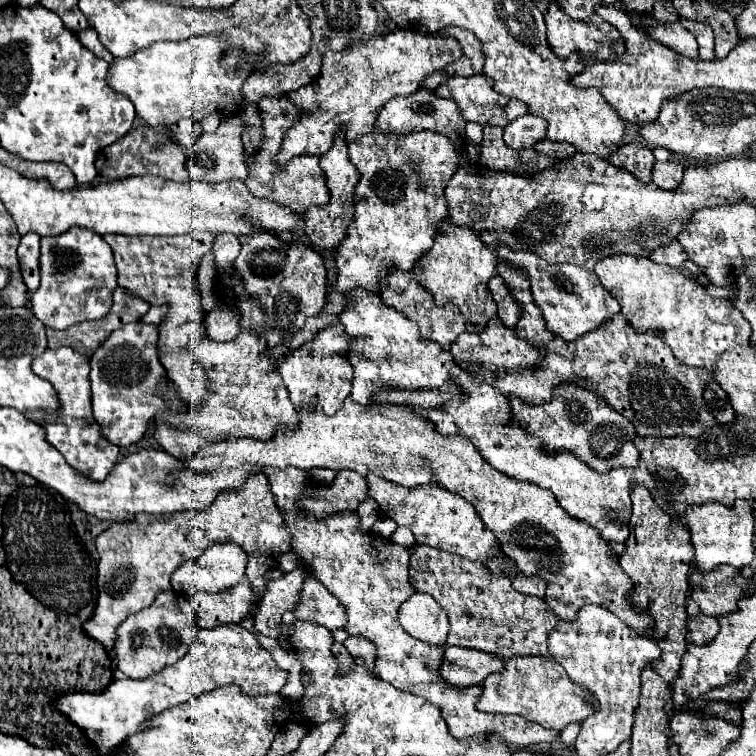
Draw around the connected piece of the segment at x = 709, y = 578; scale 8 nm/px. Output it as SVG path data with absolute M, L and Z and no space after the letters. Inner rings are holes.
M725 566L725 568L715 568L713 572L697 572L697 568L691 568L693 574L689 576L691 584L693 584L693 600L699 604L701 612L705 616L723 616L729 612L737 610L737 600L741 600L743 596L747 596L747 580L739 574L737 568L733 566Z

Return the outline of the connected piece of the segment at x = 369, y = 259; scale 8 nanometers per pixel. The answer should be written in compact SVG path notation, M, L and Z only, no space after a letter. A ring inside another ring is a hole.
M373 130L349 144L349 158L361 172L361 180L355 186L353 224L335 250L337 278L327 294L327 304L321 310L321 316L309 318L301 332L285 342L289 350L305 346L317 332L329 324L337 324L339 314L351 302L347 292L367 288L369 292L379 294L387 284L389 272L411 272L415 260L433 246L435 232L441 220L447 218L445 184L451 180L459 164L459 152L449 138L437 136L435 132L381 136L381 132Z

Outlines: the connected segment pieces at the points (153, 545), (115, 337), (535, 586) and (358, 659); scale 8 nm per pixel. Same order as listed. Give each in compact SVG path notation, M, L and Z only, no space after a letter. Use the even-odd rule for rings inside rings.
M257 474L251 476L237 492L221 492L221 496L217 496L217 500L205 510L205 512L179 512L173 516L135 516L135 520L131 522L115 522L111 524L103 534L97 536L95 544L97 544L97 552L101 556L99 560L99 576L97 576L97 608L93 610L93 616L89 620L83 622L83 630L89 638L93 638L95 642L99 642L109 658L115 662L115 640L117 640L117 626L133 612L149 606L157 592L161 590L171 590L169 578L173 574L173 570L197 556L201 556L201 552L205 552L209 546L217 544L217 542L233 542L239 544L247 556L249 556L249 564L247 564L247 578L253 584L255 594L259 596L265 590L267 578L265 572L273 570L279 566L279 558L281 554L289 552L289 542L291 542L291 534L283 524L283 516L281 510L277 508L273 494L269 492L269 484L265 480L265 476Z
M141 322L125 324L125 328L113 332L89 360L93 416L101 426L103 438L119 448L137 444L155 416L167 410L165 402L157 394L165 380L165 368L157 356L157 326Z
M519 574L519 576L513 576L513 588L521 594L545 598L545 580L533 580L533 578Z
M349 636L343 644L345 644L345 648L349 650L349 654L353 656L355 664L373 670L373 660L375 660L373 642L369 642L369 640L361 638L361 636Z

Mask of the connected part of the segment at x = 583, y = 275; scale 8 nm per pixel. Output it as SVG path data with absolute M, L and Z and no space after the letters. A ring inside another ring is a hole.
M497 248L499 256L505 256L513 264L521 264L531 280L531 292L535 298L535 304L541 308L547 330L561 336L563 340L571 342L591 330L597 330L601 324L611 320L615 314L619 314L619 304L611 296L611 292L605 292L603 284L597 280L595 272L589 272L585 268L577 268L575 264L549 264L535 256L533 252L513 252L511 248Z

